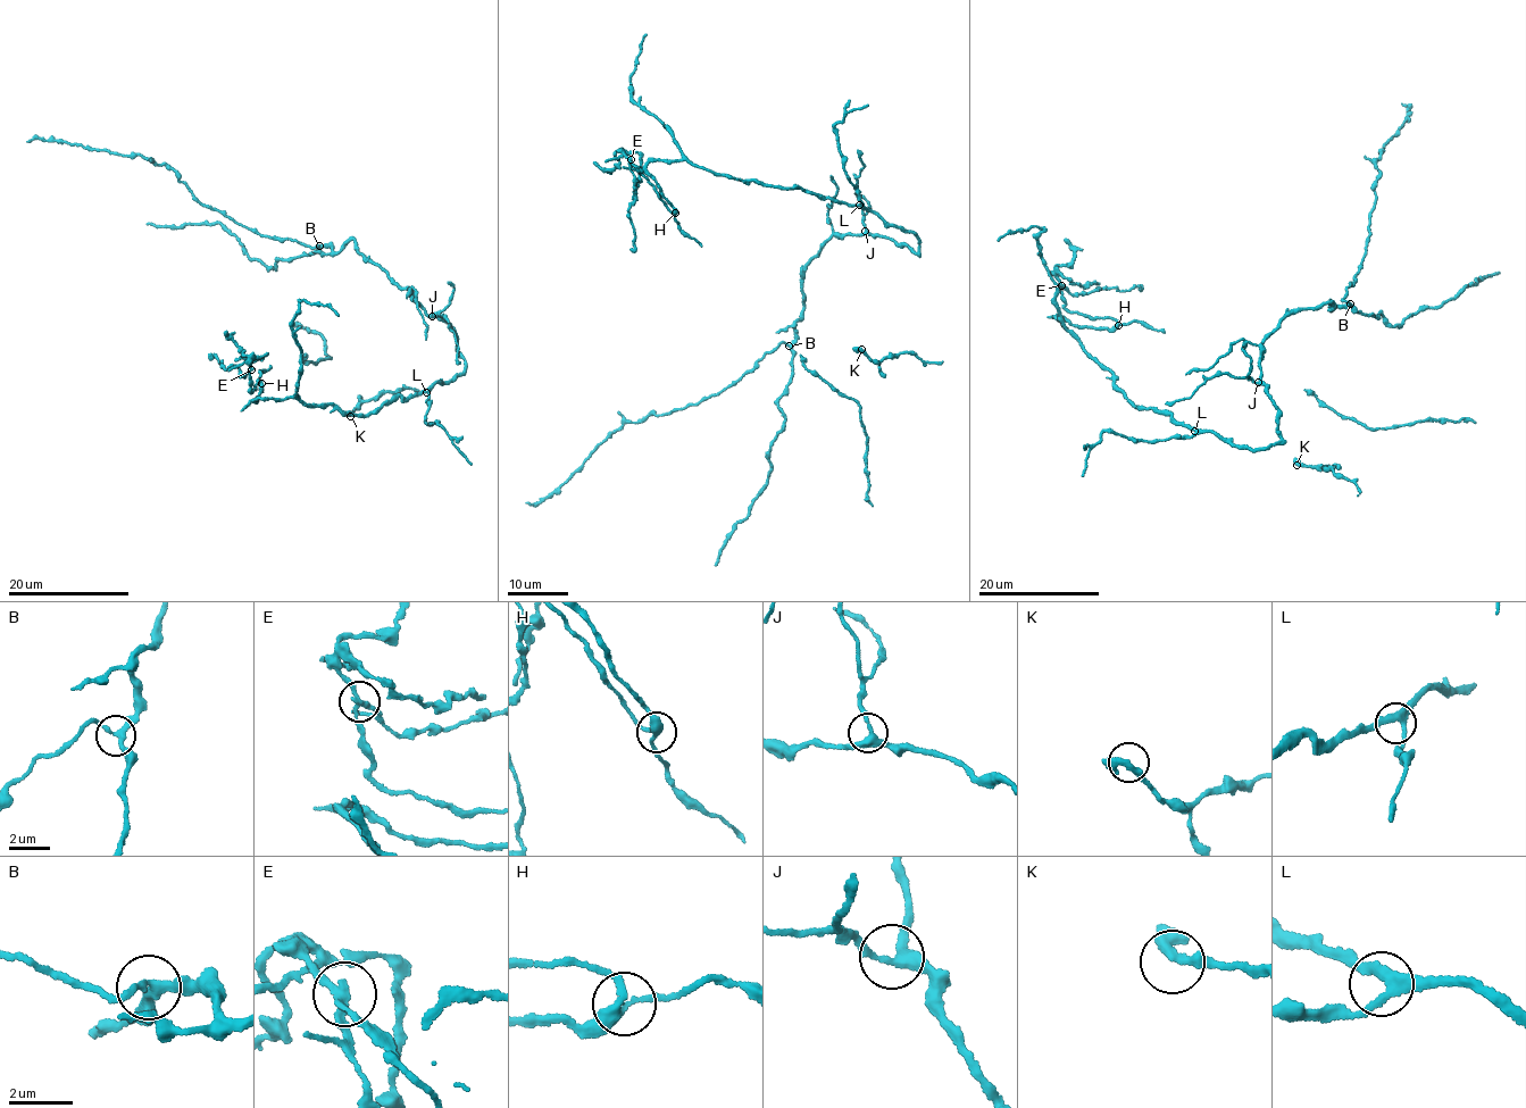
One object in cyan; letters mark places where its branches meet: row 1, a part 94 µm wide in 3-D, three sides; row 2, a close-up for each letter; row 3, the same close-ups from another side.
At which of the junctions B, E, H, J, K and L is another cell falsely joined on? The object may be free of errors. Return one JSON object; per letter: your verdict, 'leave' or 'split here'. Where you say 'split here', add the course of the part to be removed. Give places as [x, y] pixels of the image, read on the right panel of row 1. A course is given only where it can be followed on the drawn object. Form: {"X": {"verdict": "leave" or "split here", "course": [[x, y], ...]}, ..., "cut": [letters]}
{"B": {"verdict": "leave"}, "E": {"verdict": "split here", "course": [[1060, 285], [1074, 294], [1100, 288], [1115, 286], [1120, 291], [1137, 285], [1140, 289]]}, "H": {"verdict": "leave"}, "J": {"verdict": "leave"}, "K": {"verdict": "leave"}, "L": {"verdict": "leave"}, "cut": ["E"]}

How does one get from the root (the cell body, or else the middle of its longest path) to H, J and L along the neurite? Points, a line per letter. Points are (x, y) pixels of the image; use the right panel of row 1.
H: (1277, 441), (1239, 446), (1136, 407), (1056, 317), (1118, 325)
J: (1277, 441), (1281, 439), (1276, 406), (1258, 382)
L: (1277, 441), (1253, 449), (1226, 442), (1216, 433), (1194, 431)

